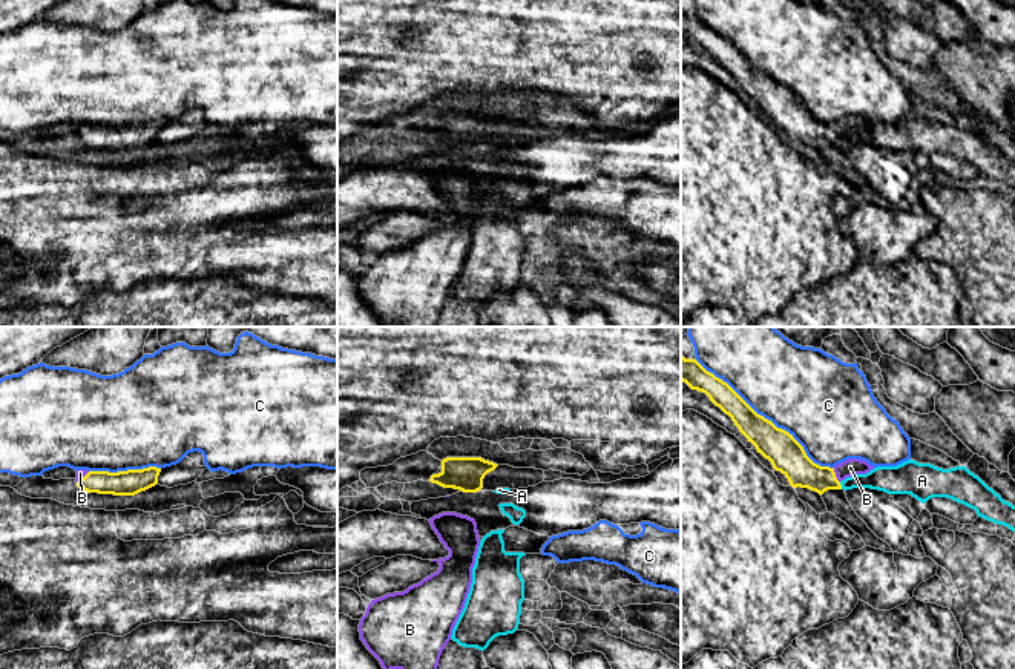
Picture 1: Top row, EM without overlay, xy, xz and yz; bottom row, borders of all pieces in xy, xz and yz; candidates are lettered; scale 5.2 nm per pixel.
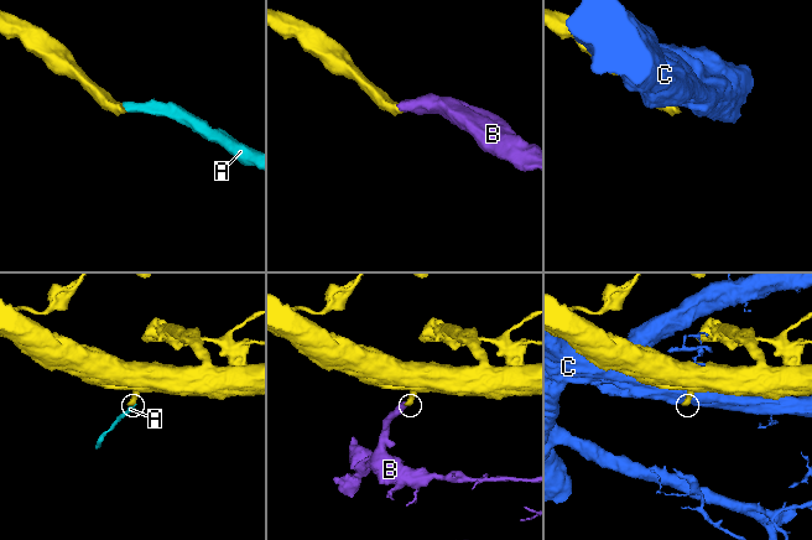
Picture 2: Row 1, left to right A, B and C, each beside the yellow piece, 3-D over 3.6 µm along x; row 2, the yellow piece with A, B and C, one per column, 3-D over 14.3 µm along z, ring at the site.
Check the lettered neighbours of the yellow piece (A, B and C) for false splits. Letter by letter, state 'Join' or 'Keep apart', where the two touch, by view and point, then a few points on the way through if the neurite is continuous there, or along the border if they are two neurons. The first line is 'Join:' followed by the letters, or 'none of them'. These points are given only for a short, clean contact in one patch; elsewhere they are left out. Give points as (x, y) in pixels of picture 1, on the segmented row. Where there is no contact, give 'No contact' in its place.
Join: B
A: Keep apart. Touches yellow at yz (840, 485). Boundary: yz (839, 482), (842, 488)
B: Join. Touches yellow at yz (834, 476). Path across: yz (790, 459), (807, 474), (834, 476), (850, 467)
C: Keep apart. Touches yellow at yz (764, 418)

